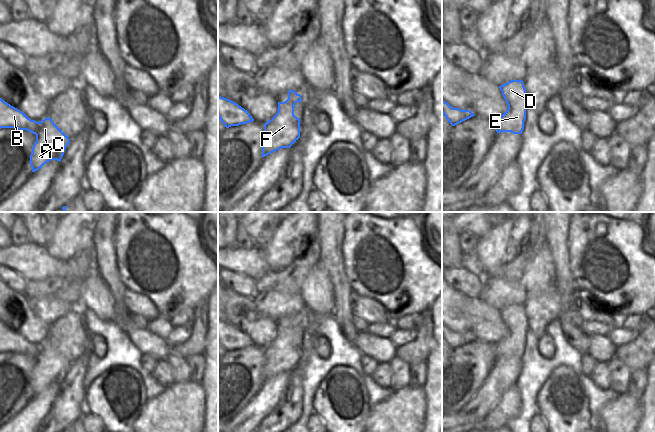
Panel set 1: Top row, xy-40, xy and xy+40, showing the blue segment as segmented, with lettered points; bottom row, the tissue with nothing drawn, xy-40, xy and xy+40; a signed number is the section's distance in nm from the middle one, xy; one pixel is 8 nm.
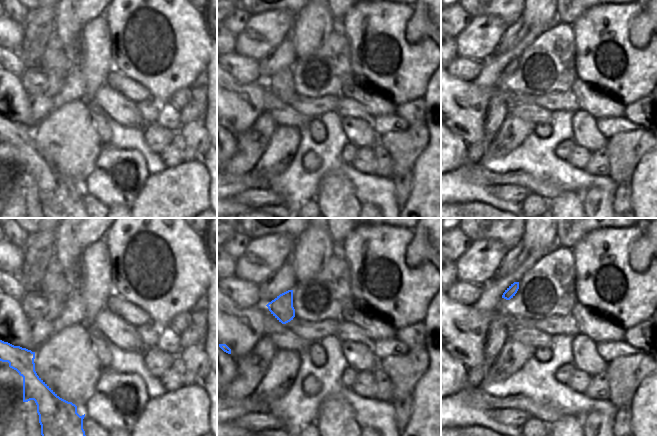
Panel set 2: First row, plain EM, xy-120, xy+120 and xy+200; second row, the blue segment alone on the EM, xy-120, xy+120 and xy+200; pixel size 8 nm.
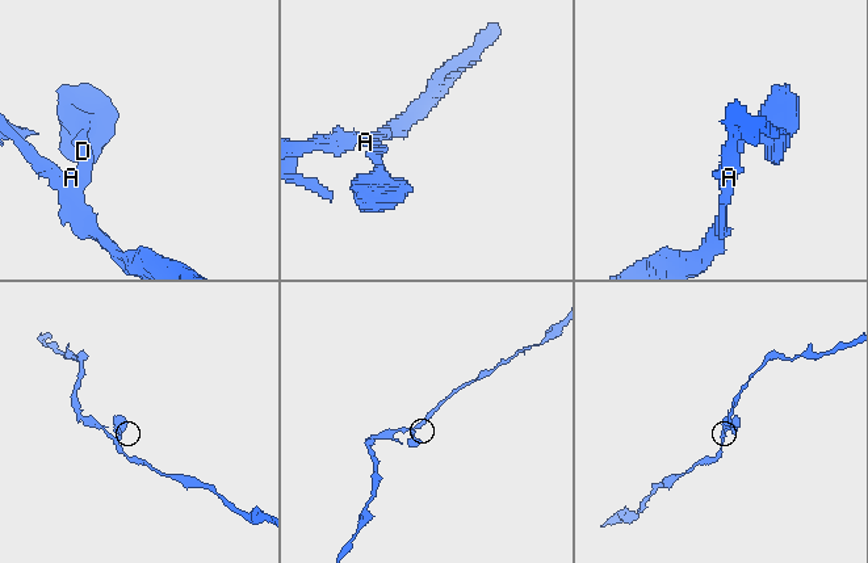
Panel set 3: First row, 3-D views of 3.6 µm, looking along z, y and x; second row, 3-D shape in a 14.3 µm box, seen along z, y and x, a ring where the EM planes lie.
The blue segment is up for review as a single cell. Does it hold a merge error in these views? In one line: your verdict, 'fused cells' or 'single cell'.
single cell

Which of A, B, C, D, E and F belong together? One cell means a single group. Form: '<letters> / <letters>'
A B C D E F

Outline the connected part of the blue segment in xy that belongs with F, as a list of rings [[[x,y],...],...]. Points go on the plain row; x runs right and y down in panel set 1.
[[[288,315],[288,323],[278,326],[276,339],[264,348],[262,381],[281,372],[290,372],[300,362],[300,343],[294,339],[294,331],[301,326],[301,319]]]

